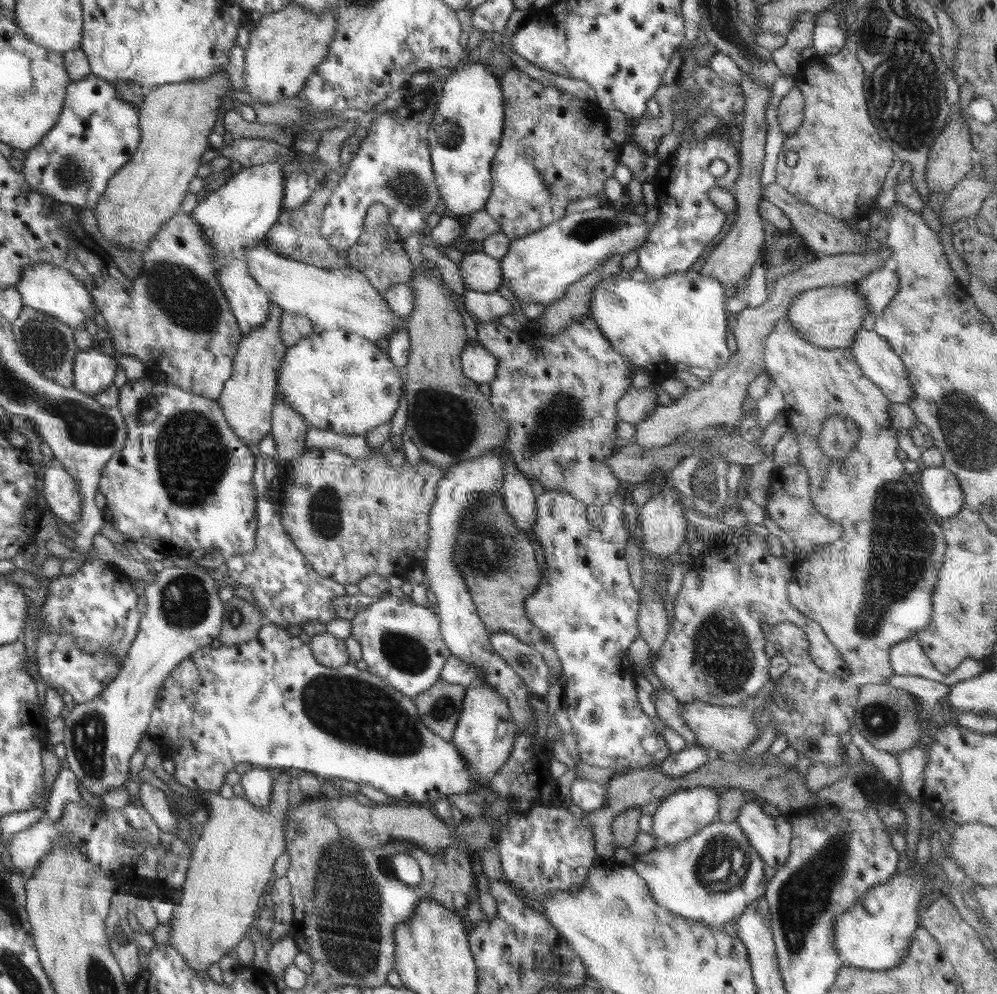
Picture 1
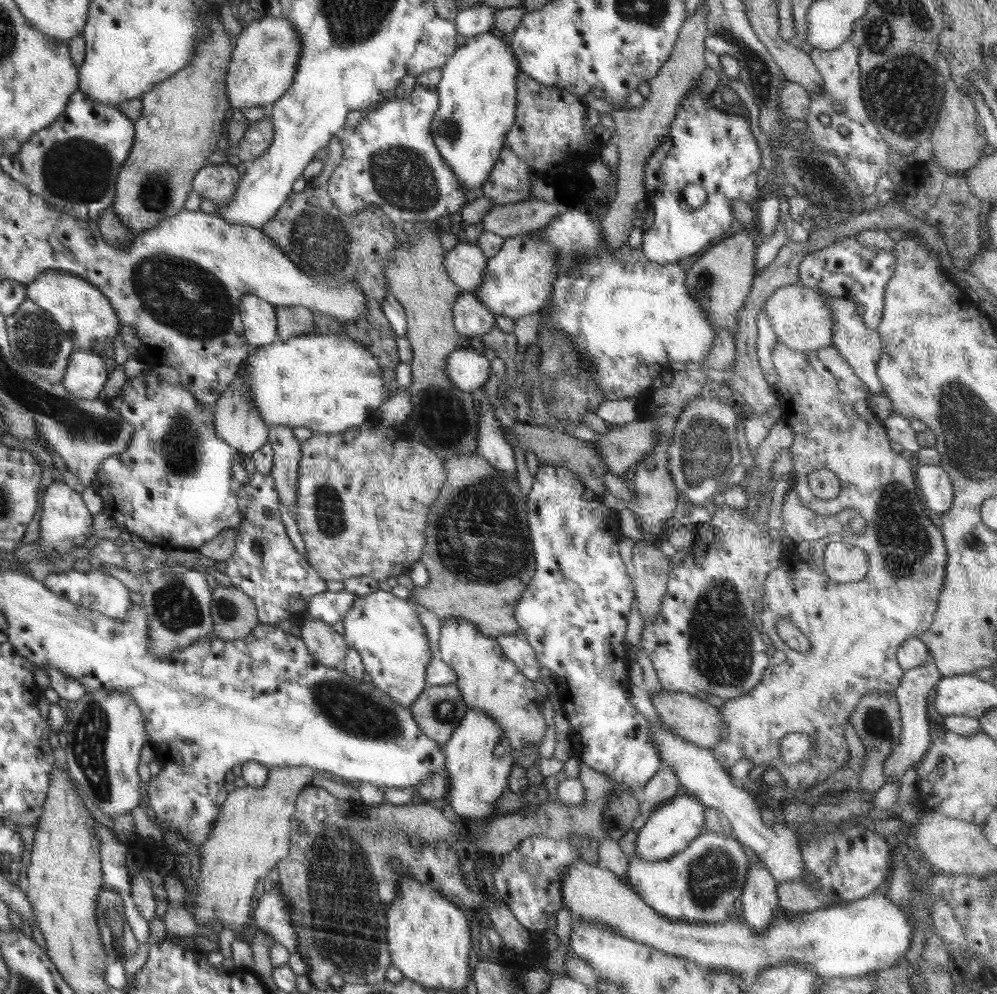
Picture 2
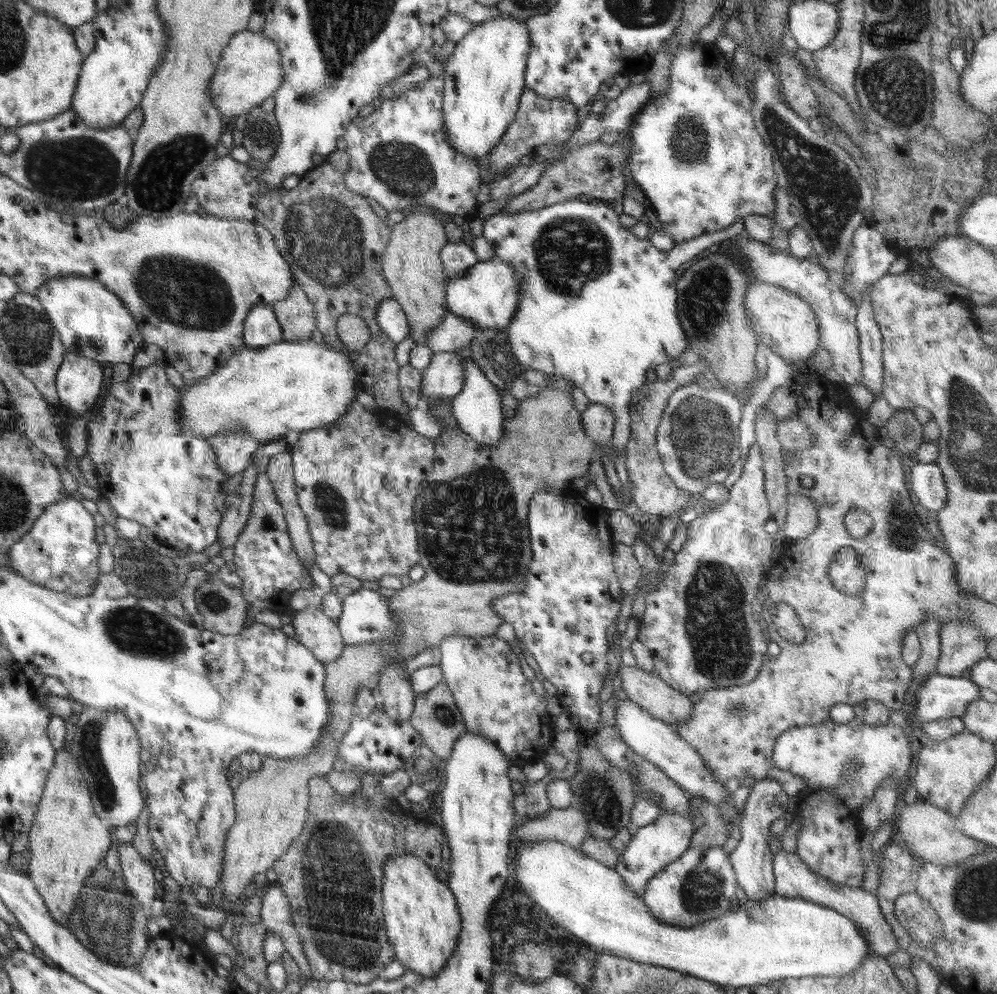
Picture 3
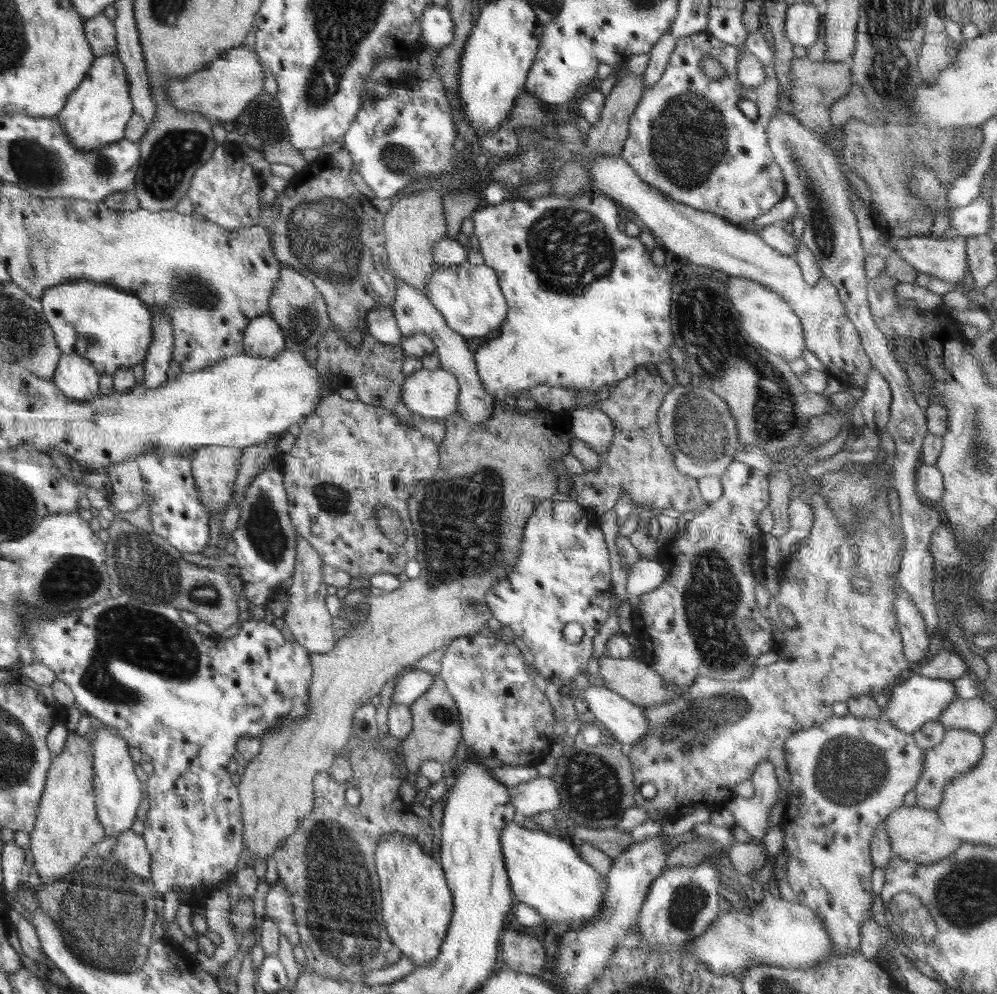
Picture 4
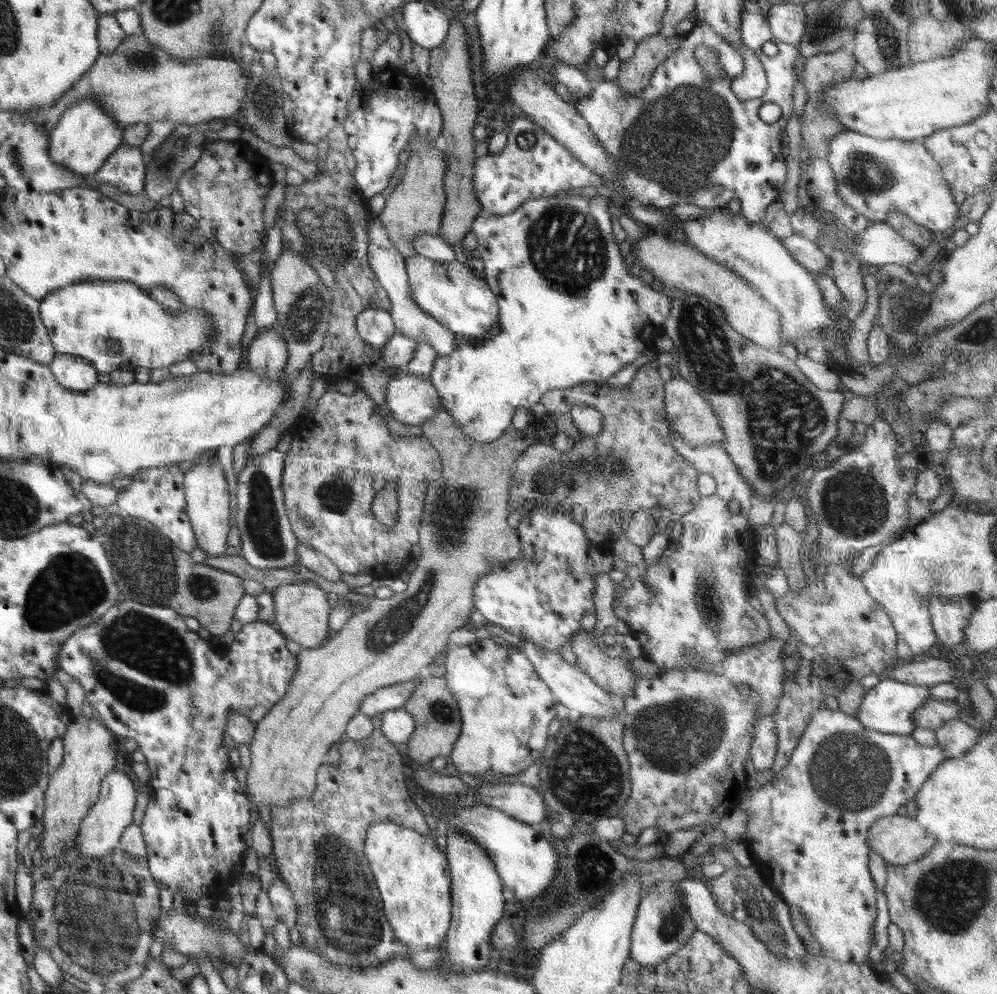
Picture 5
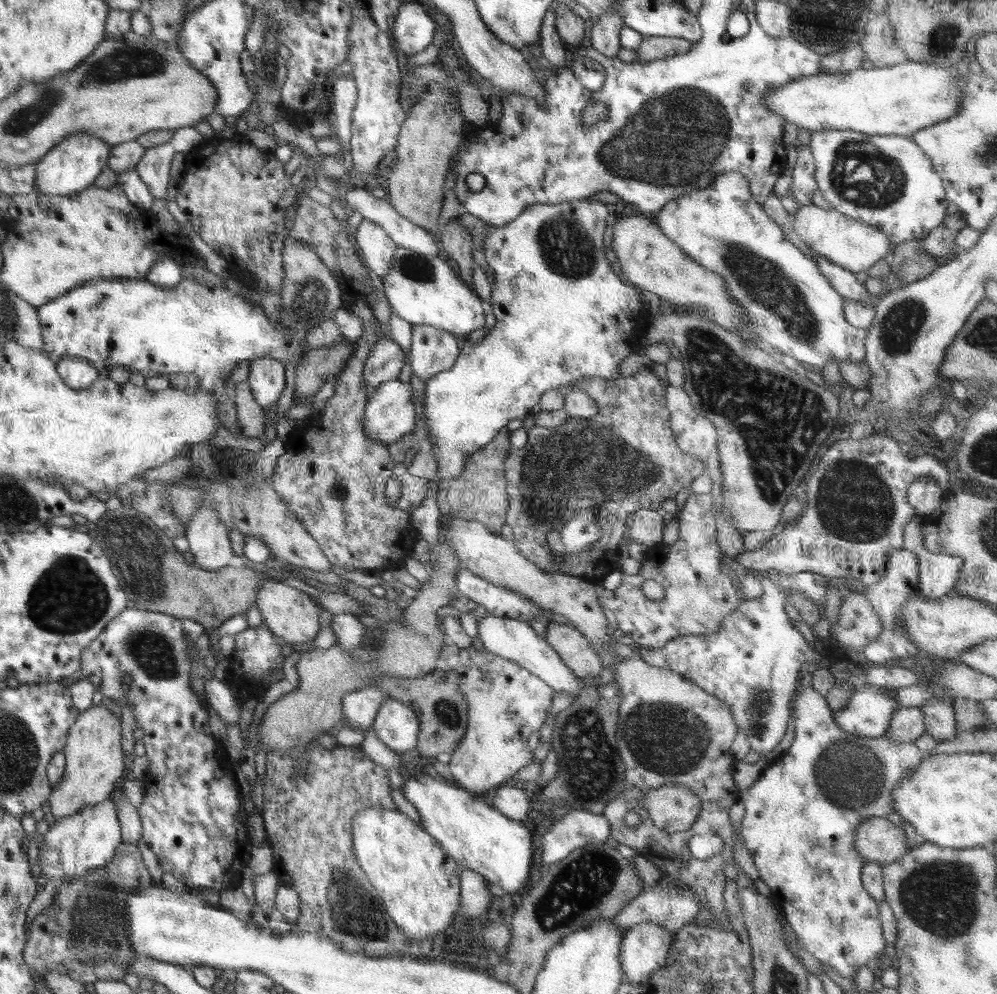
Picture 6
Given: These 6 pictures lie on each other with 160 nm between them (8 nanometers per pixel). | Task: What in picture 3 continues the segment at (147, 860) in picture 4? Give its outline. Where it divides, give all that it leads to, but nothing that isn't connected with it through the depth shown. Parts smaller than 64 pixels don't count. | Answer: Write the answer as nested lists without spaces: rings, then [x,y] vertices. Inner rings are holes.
[[[114,841],[119,854],[120,870],[124,872],[128,888],[131,888],[136,900],[142,904],[144,914],[150,914],[150,905],[155,900],[158,872],[153,872],[150,862],[142,859],[131,843]]]

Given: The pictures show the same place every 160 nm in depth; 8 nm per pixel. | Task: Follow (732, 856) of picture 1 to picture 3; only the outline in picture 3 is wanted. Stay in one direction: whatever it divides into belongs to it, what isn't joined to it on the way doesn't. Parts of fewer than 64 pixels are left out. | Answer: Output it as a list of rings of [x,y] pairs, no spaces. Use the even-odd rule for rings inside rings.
[[[695,846],[686,849],[676,860],[655,874],[646,884],[642,898],[655,919],[668,926],[690,928],[706,923],[730,911],[730,902],[735,898],[737,878],[734,874],[729,854],[721,846]]]

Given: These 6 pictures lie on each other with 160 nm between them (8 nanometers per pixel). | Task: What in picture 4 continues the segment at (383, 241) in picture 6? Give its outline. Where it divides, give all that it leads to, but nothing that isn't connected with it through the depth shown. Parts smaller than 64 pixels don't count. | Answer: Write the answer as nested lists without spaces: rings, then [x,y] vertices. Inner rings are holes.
[[[394,276],[396,285],[395,299],[390,306],[393,310],[397,325],[403,338],[410,338],[419,333],[426,334],[436,345],[435,353],[438,356],[442,367],[450,374],[453,374],[459,382],[460,413],[468,424],[476,427],[484,427],[489,416],[492,416],[495,403],[494,396],[488,394],[476,370],[476,363],[473,352],[470,352],[467,346],[466,338],[459,333],[454,333],[446,324],[445,318],[436,310],[436,307],[423,295],[417,288],[411,287],[398,276]]]

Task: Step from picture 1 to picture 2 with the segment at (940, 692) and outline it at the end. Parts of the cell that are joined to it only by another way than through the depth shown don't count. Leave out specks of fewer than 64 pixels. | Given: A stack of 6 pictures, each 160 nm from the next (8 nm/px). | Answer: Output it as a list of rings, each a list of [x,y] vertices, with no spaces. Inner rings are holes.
[[[928,652],[927,659],[923,665],[916,668],[905,670],[903,678],[900,680],[898,689],[894,692],[898,705],[900,706],[900,715],[902,720],[902,729],[900,740],[896,744],[896,748],[892,750],[892,754],[886,758],[883,763],[883,771],[885,772],[886,780],[895,780],[900,782],[902,775],[908,768],[915,767],[918,762],[926,755],[930,748],[931,739],[929,726],[928,696],[932,694],[932,690],[936,690],[936,684],[939,684],[942,676],[938,672],[933,656]]]

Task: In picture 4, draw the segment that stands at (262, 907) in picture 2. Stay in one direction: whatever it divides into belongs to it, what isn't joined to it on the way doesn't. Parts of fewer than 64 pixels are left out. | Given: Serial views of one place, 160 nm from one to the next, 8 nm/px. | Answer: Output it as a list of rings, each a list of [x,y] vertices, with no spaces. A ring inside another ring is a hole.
[[[272,884],[266,894],[265,914],[278,926],[279,932],[296,946],[299,944],[299,929],[293,913],[291,896],[282,884]]]

